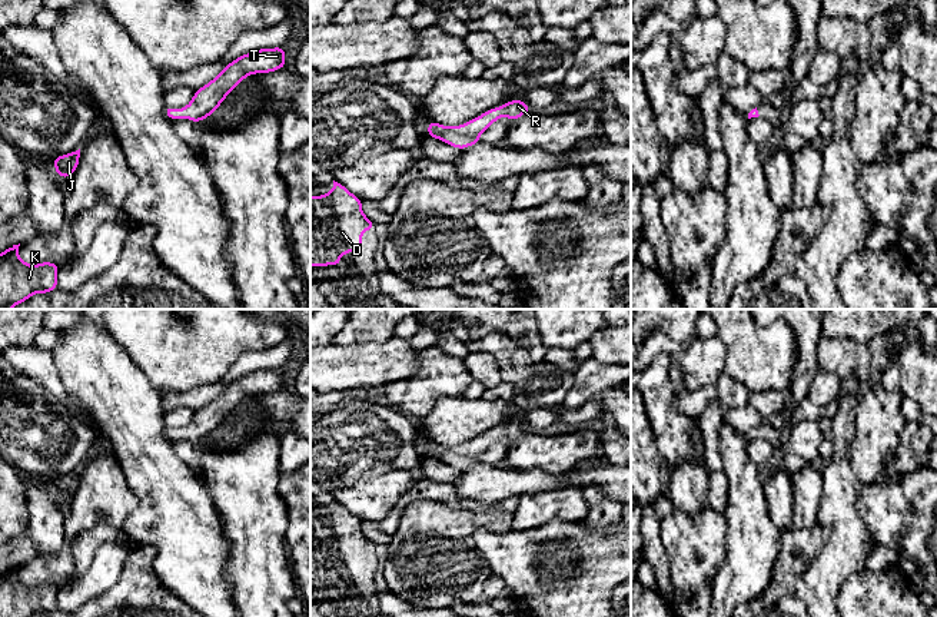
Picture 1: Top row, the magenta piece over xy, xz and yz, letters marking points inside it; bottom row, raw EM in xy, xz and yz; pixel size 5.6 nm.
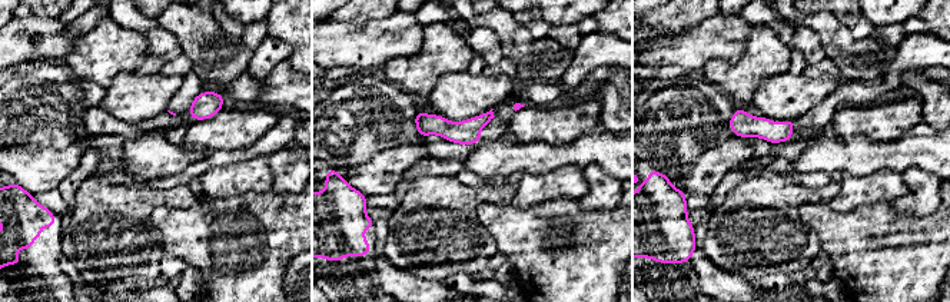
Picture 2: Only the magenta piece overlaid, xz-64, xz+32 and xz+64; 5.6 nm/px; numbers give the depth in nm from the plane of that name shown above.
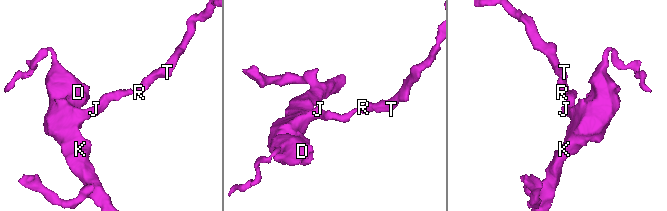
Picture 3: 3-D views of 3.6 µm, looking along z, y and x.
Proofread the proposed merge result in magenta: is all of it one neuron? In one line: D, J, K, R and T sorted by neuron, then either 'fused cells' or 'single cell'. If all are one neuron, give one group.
groups D J K R T; single cell

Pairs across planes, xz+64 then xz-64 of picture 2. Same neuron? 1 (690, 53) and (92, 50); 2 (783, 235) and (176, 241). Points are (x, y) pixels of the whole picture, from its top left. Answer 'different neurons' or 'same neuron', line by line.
1: different neurons
2: different neurons

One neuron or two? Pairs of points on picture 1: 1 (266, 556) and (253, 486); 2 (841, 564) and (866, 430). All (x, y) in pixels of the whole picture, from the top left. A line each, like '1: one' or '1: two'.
1: one
2: two

